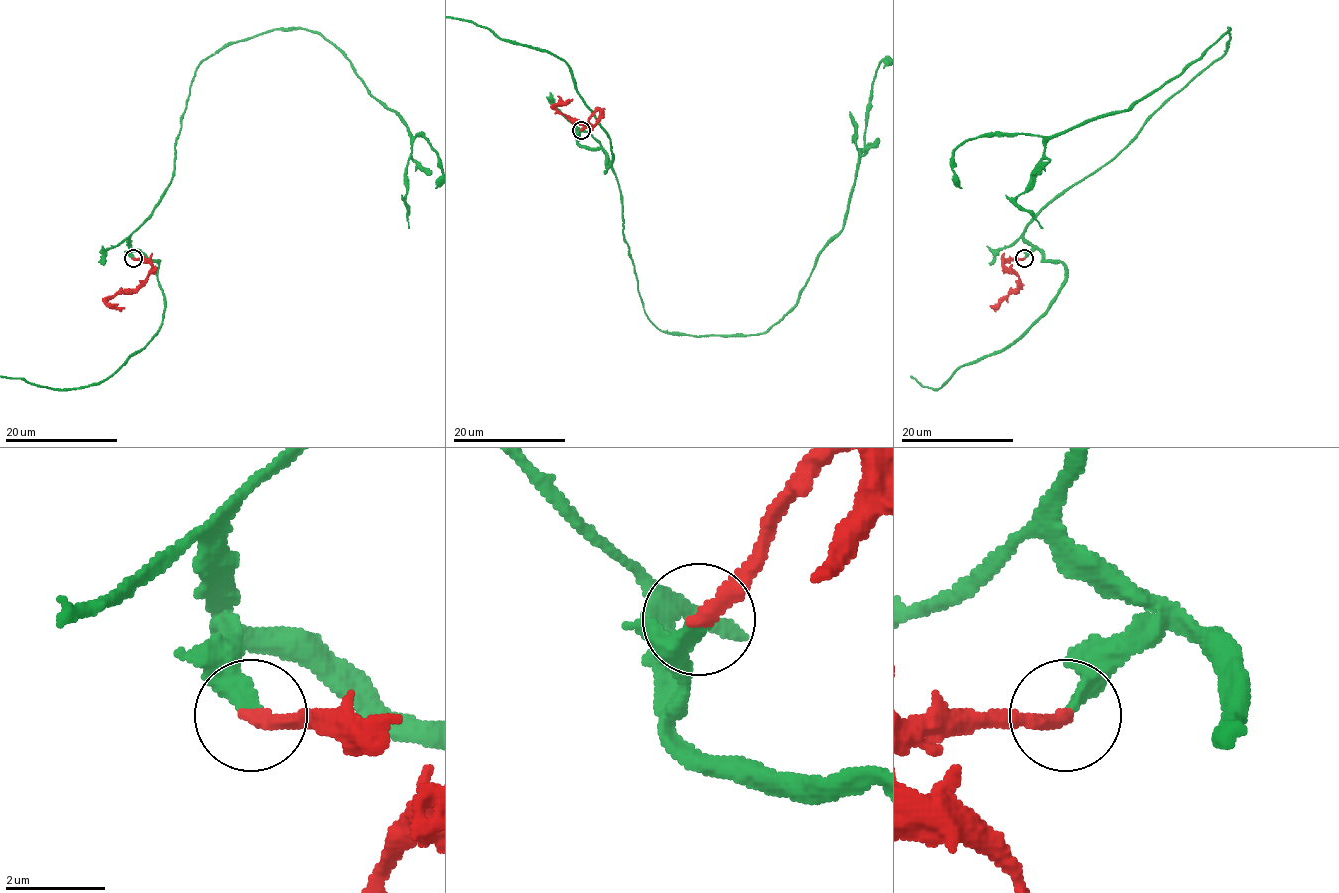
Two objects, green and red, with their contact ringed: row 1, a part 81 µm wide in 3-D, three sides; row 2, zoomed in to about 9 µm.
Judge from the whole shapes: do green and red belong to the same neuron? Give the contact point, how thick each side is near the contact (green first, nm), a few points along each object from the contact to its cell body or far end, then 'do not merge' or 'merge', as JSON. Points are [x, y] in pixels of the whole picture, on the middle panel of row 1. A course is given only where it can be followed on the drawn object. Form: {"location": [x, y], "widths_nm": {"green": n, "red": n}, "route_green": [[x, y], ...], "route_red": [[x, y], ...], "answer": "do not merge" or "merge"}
{"location": [581, 130], "widths_nm": {"green": 360, "red": 320}, "route_green": [[580, 130], [618, 181], [647, 317], [755, 335], [843, 226], [883, 68]], "route_red": [[580, 130], [599, 110], [599, 120], [594, 125], [576, 123], [555, 106], [572, 99]], "answer": "merge"}

